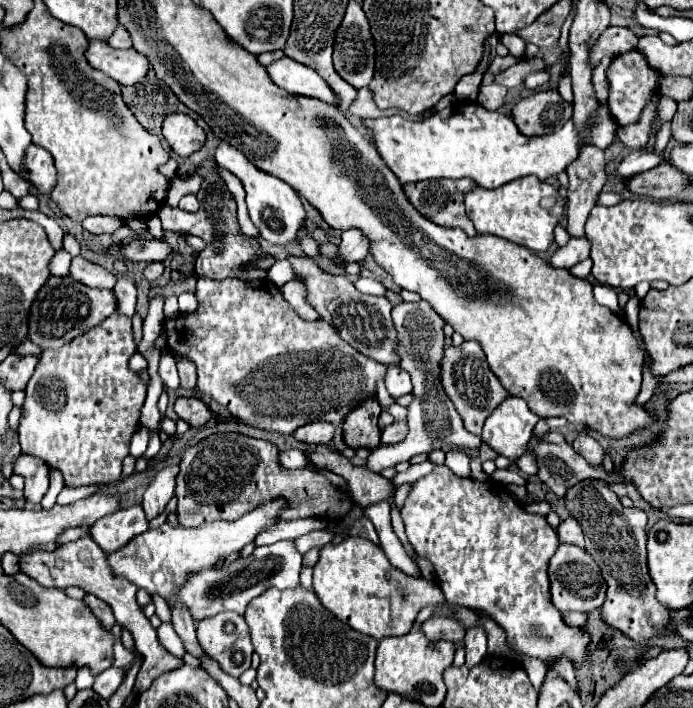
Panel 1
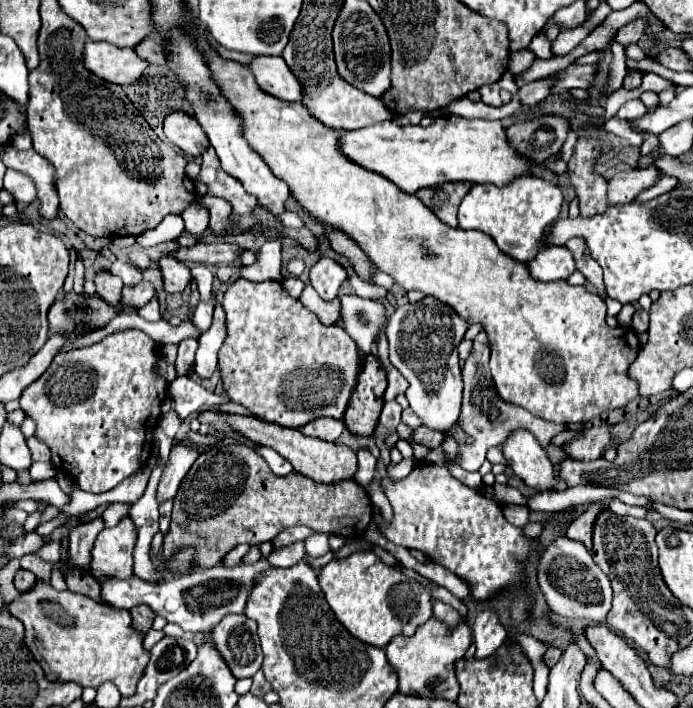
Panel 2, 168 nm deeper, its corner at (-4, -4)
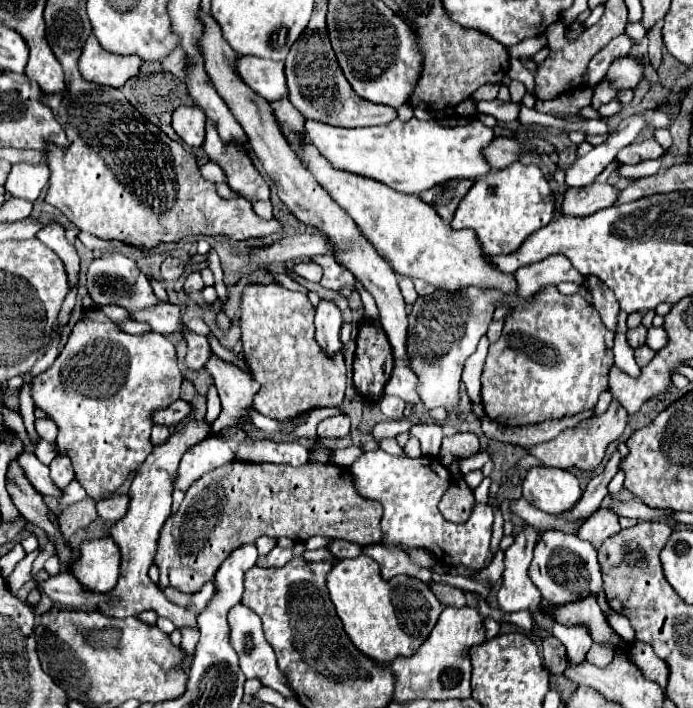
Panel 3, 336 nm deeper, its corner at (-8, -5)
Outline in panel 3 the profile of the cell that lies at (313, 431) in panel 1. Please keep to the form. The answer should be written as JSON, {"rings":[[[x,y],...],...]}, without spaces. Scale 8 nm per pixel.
{"rings":[[[335,415],[319,423],[317,435],[321,439],[325,437],[345,437],[349,433],[349,417],[347,415]]]}

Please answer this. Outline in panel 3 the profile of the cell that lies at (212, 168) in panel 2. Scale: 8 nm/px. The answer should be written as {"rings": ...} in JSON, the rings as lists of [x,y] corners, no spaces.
{"rings":[[[207,125],[207,137],[203,143],[203,151],[209,155],[213,163],[217,163],[225,177],[227,185],[247,201],[267,201],[267,183],[261,177],[261,173],[253,167],[249,157],[241,153],[241,149],[229,149],[227,145],[221,145],[221,139],[217,137],[217,131],[213,125]]]}

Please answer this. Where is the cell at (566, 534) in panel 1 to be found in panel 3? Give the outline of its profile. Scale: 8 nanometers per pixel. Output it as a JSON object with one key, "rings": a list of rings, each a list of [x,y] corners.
{"rings":[[[605,497],[601,507],[589,517],[583,521],[583,525],[579,527],[577,531],[577,537],[579,539],[585,539],[589,541],[595,549],[601,547],[601,543],[611,537],[613,533],[619,531],[619,517],[617,513],[611,509],[611,505],[615,503],[617,499],[613,497]]]}

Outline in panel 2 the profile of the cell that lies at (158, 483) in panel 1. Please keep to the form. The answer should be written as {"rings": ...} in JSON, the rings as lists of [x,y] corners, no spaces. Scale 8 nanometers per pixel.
{"rings":[[[179,442],[179,444],[175,444],[171,448],[169,460],[167,460],[165,468],[163,468],[159,488],[157,488],[157,500],[159,502],[175,498],[181,480],[185,478],[185,474],[189,472],[189,468],[193,466],[193,462],[197,460],[199,454],[201,454],[201,450],[191,448],[191,446],[183,444],[183,442]]]}

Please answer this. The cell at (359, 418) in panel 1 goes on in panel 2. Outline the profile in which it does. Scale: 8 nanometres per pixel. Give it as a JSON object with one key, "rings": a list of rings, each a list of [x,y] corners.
{"rings":[[[377,356],[361,358],[361,372],[357,376],[357,388],[345,410],[345,424],[357,436],[371,436],[379,422],[383,408],[383,392],[387,386],[387,374]]]}

